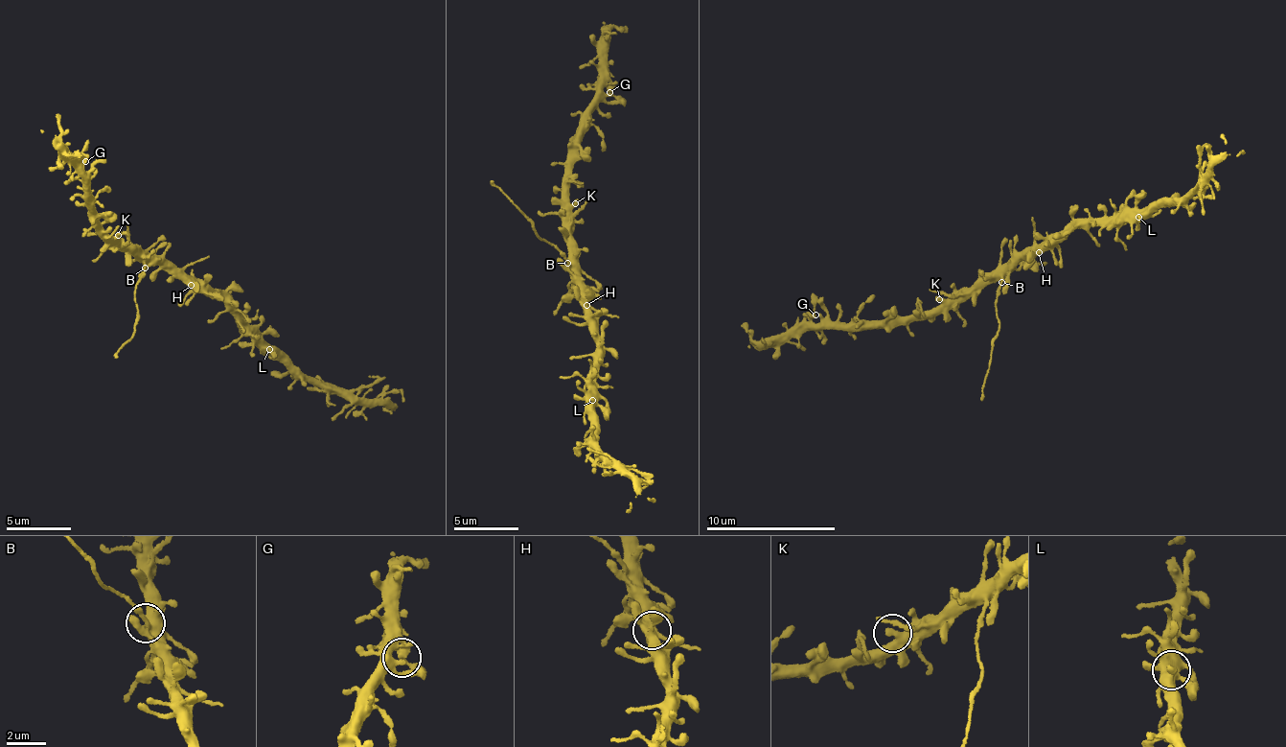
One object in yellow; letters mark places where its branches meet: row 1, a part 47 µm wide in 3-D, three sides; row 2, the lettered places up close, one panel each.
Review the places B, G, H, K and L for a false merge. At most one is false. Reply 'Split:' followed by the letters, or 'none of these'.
Split: B

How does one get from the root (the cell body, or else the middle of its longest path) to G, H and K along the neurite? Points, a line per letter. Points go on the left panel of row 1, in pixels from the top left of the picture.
G: (177, 268), (151, 259), (134, 244), (109, 238), (92, 221), (79, 176), (85, 161)
H: (177, 268), (191, 285)
K: (177, 268), (165, 265), (156, 257), (151, 259), (134, 244), (125, 244), (115, 237), (118, 235)

